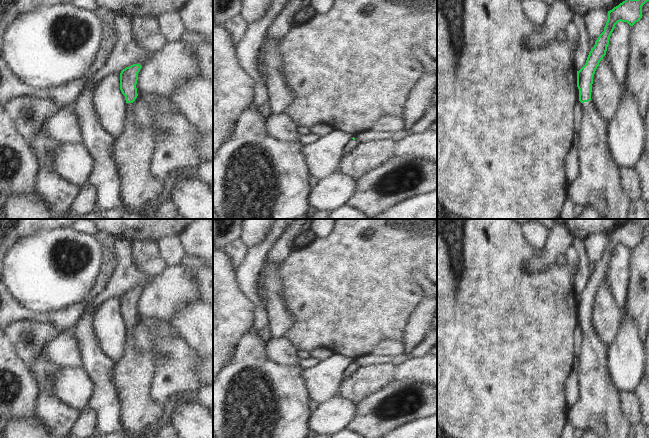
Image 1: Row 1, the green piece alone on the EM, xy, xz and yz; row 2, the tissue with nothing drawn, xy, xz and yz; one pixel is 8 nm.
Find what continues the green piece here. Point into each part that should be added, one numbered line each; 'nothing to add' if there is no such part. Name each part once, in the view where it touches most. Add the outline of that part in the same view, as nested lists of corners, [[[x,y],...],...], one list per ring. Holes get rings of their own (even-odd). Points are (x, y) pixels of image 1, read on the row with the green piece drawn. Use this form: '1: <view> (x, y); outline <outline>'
1: yz (598, 186); outline [[[592,101],[581,103],[582,118],[581,129],[579,131],[579,175],[577,179],[568,186],[567,195],[580,209],[593,209],[598,212],[600,219],[629,219],[629,207],[631,201],[621,186],[621,175],[618,165],[614,162],[609,149],[608,130],[609,126],[605,124],[600,116],[598,109]]]

